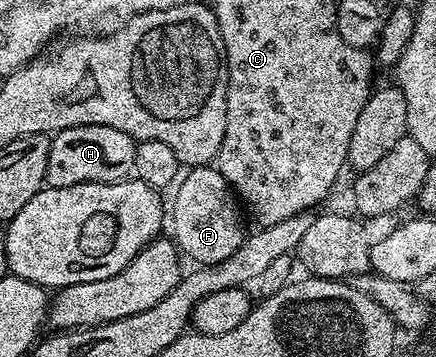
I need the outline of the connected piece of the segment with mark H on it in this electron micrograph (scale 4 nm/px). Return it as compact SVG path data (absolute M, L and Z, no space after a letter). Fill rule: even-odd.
M80 125L57 132L50 140L50 156L46 166L46 183L52 187L67 187L81 183L118 183L134 170L135 140L120 129L108 129L104 125Z

